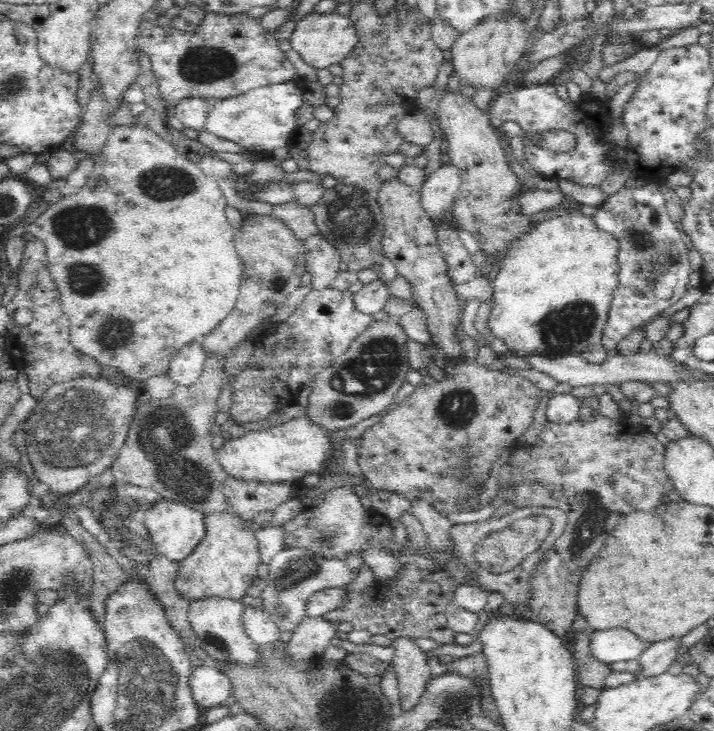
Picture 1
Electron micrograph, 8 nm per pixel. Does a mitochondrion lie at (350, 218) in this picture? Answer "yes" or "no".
yes

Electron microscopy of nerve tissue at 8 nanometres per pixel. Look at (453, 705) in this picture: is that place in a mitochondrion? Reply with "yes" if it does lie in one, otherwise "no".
yes

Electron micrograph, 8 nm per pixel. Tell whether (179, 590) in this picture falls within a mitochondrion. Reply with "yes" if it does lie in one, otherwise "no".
no

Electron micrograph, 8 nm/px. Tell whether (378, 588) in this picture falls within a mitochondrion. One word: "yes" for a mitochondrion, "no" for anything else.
no

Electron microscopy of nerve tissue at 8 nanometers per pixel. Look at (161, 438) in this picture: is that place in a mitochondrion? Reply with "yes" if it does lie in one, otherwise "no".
yes

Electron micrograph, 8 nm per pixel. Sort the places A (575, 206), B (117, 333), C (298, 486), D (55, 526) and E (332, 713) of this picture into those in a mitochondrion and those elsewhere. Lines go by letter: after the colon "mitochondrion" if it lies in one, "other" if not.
A: other
B: mitochondrion
C: other
D: other
E: mitochondrion

